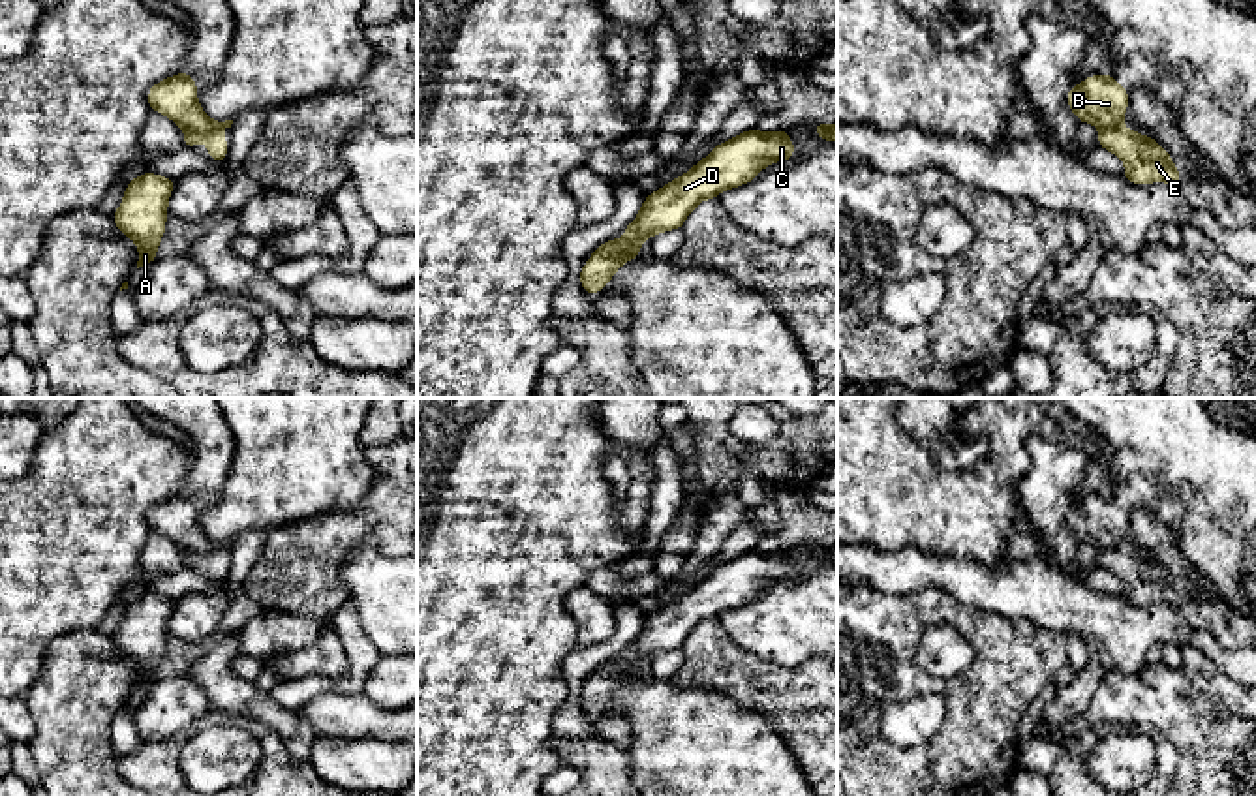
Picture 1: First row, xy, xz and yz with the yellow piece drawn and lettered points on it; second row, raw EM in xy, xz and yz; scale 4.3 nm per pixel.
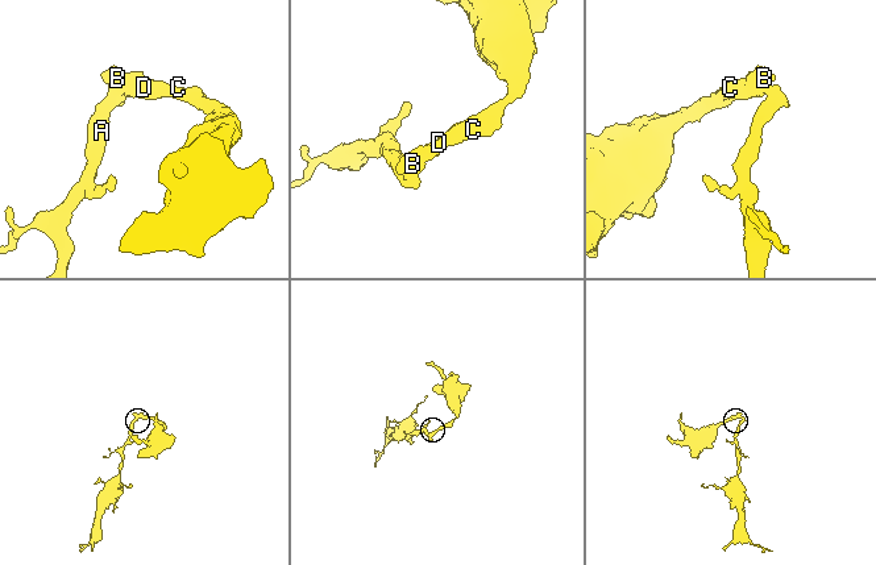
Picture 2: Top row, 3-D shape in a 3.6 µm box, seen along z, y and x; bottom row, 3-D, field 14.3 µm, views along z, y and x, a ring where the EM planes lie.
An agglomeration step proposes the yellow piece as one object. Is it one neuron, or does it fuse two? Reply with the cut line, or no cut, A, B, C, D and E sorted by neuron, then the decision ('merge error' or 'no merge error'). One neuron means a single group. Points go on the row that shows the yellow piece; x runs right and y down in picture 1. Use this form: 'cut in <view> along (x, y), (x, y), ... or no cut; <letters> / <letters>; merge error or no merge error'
cut in xy along (220, 126), (186, 132); A E / B C D; merge error

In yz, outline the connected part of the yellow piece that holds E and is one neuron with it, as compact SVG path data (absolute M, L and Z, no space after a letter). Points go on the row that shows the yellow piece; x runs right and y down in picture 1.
M1117 124L1100 131L1098 145L1125 161L1123 176L1128 182L1151 184L1160 180L1179 188L1181 175L1156 139L1143 137L1140 131L1128 131L1125 124Z

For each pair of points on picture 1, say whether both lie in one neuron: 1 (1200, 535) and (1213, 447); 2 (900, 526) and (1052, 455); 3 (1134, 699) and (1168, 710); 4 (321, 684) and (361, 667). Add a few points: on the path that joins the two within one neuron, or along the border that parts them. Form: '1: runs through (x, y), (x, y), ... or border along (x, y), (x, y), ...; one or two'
1: runs through (1210, 513), (1213, 509), (1213, 470); one
2: border along (1069, 442), (1037, 434), (1027, 440), (1020, 507); two
3: runs through (1142, 701), (1161, 703); one
4: runs through (331, 684), (344, 684), (352, 676); one

